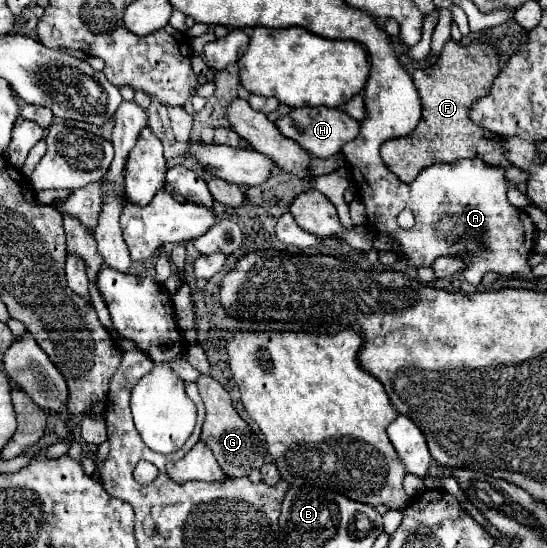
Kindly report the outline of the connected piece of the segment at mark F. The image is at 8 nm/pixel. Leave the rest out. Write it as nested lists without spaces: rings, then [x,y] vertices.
[[[450,38],[442,48],[440,58],[434,62],[434,66],[428,72],[424,70],[412,72],[416,90],[422,98],[422,118],[412,134],[404,138],[388,140],[382,146],[382,158],[386,166],[400,180],[412,182],[422,168],[434,162],[450,162],[450,160],[460,160],[460,158],[482,158],[486,164],[502,166],[506,172],[506,180],[510,184],[524,184],[528,180],[528,172],[516,168],[508,160],[504,142],[500,138],[493,138],[492,133],[478,128],[468,118],[468,108],[472,106],[476,98],[488,92],[498,72],[500,72],[500,54],[496,46],[488,42],[464,46]]]

